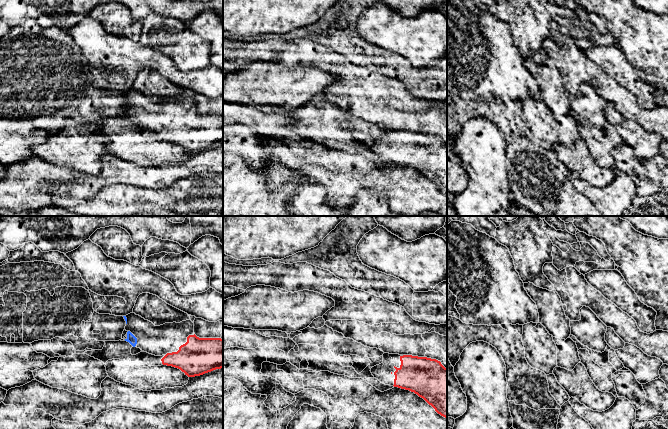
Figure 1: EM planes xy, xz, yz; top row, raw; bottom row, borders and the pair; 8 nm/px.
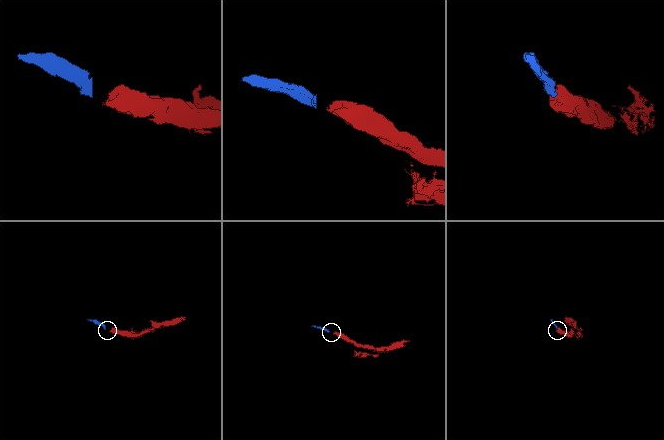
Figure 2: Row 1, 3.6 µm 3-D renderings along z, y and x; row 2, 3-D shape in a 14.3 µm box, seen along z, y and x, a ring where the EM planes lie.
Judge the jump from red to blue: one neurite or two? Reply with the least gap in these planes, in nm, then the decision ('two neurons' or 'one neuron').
240 nm | one neuron

